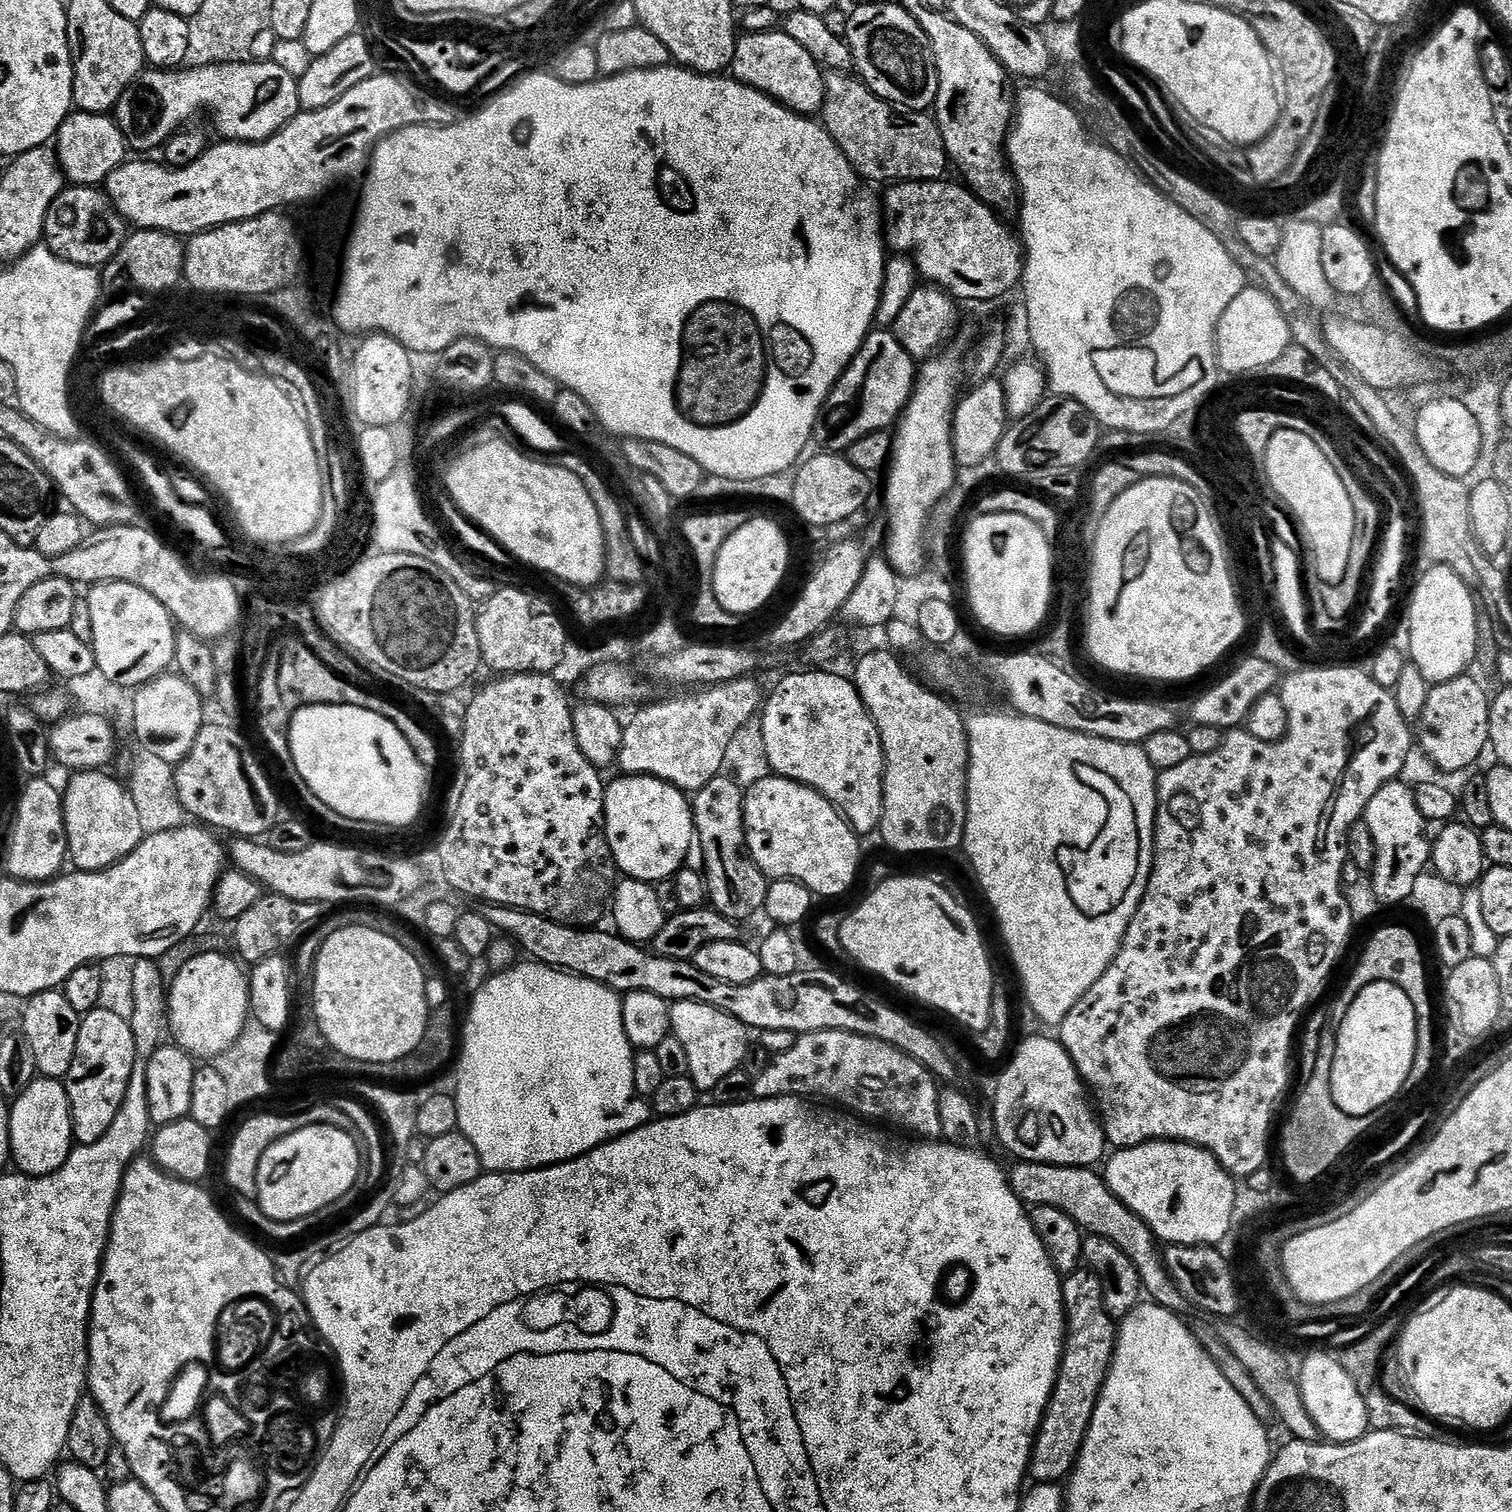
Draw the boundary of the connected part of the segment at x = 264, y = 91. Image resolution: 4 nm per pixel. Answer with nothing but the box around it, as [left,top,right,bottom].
[114,62,301,154]

